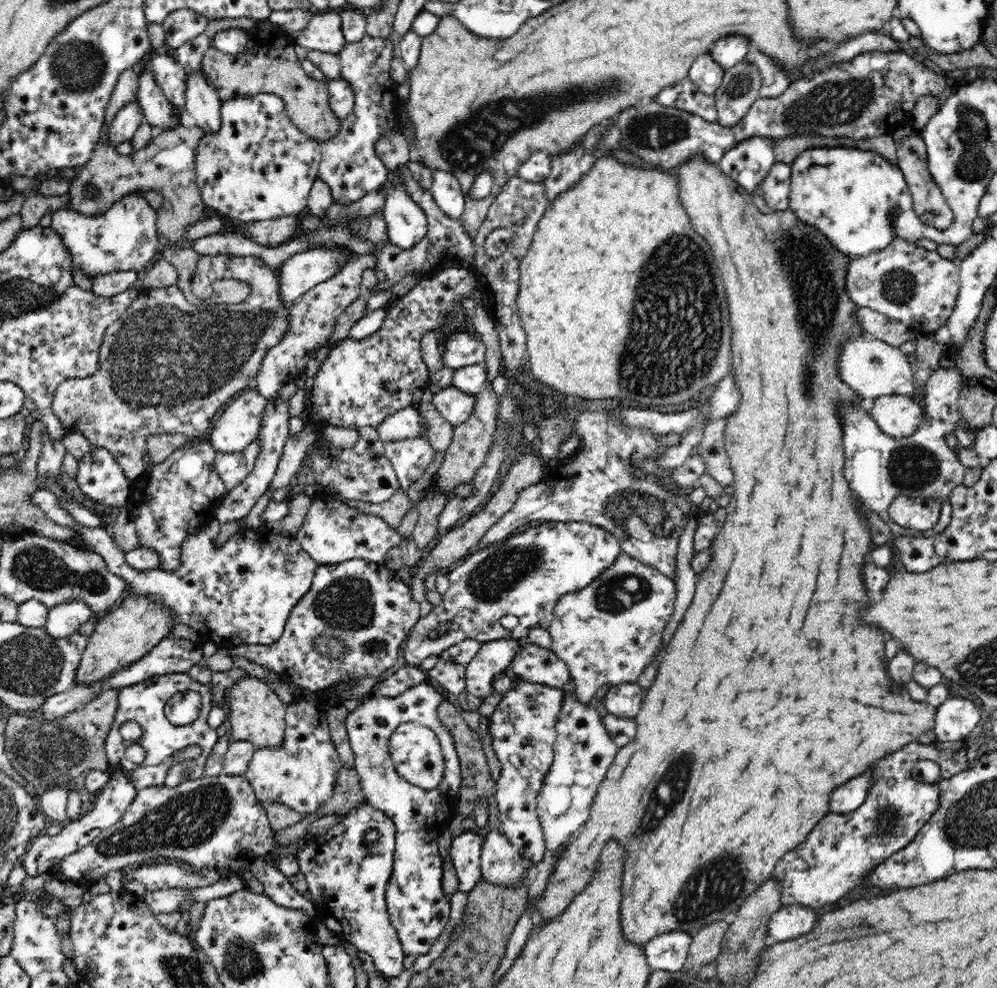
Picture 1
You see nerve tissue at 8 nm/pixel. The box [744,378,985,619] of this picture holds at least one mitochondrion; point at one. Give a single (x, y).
(912, 468)

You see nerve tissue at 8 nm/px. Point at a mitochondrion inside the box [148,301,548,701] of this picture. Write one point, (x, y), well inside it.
(347, 603)

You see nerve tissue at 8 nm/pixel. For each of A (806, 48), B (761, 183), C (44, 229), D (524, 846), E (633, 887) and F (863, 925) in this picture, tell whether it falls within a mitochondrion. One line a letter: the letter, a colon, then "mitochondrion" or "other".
A: other
B: other
C: other
D: other
E: other
F: mitochondrion

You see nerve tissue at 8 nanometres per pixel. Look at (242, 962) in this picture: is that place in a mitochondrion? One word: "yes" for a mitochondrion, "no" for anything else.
yes

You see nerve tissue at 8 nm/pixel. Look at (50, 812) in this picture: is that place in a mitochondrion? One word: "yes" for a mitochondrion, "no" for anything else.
no

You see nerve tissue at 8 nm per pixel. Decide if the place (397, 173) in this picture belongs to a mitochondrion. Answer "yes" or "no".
no

